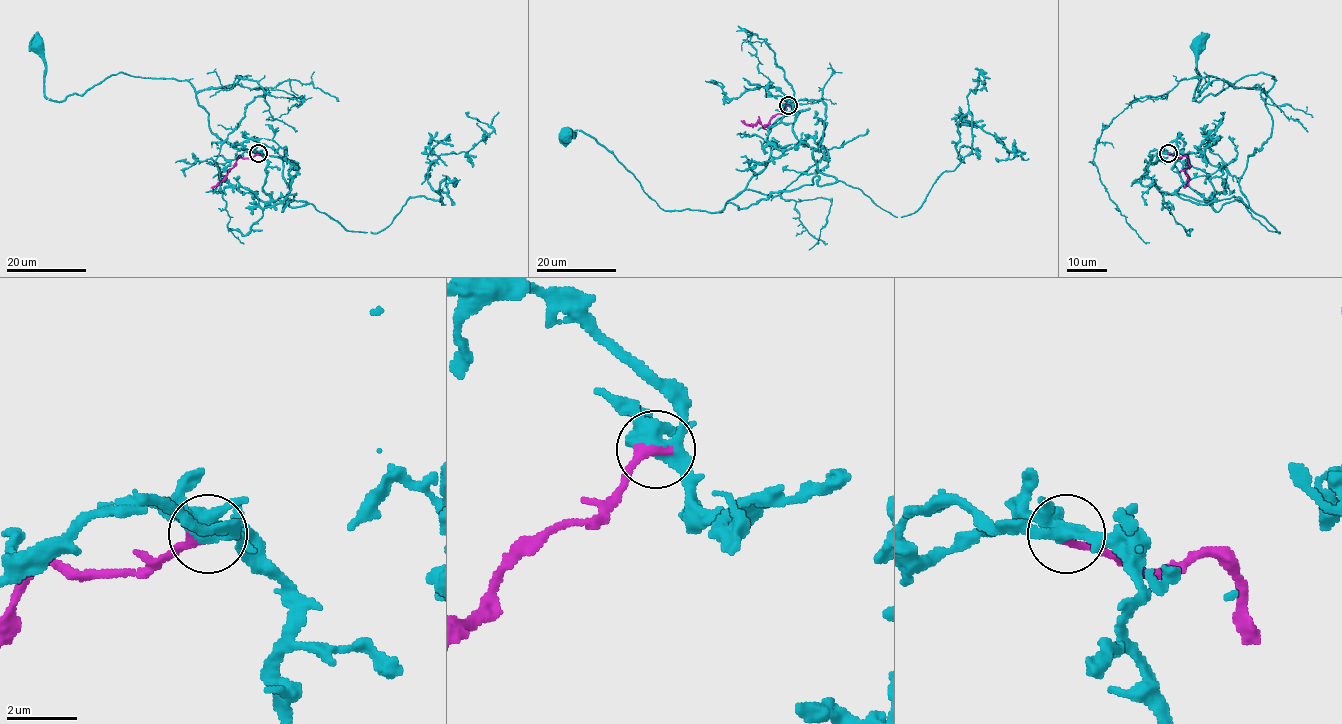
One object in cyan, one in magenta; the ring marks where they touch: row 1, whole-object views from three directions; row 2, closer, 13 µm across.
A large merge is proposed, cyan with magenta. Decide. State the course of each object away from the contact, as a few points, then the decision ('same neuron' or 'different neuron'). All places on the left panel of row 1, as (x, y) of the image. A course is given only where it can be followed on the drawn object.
cyan runs (258, 154), (263, 190), (303, 206), (281, 159), (212, 131), (187, 80), (118, 72), (52, 101), (36, 44); magenta runs (258, 154), (251, 158), (241, 156), (221, 181), (211, 188); same neuron

